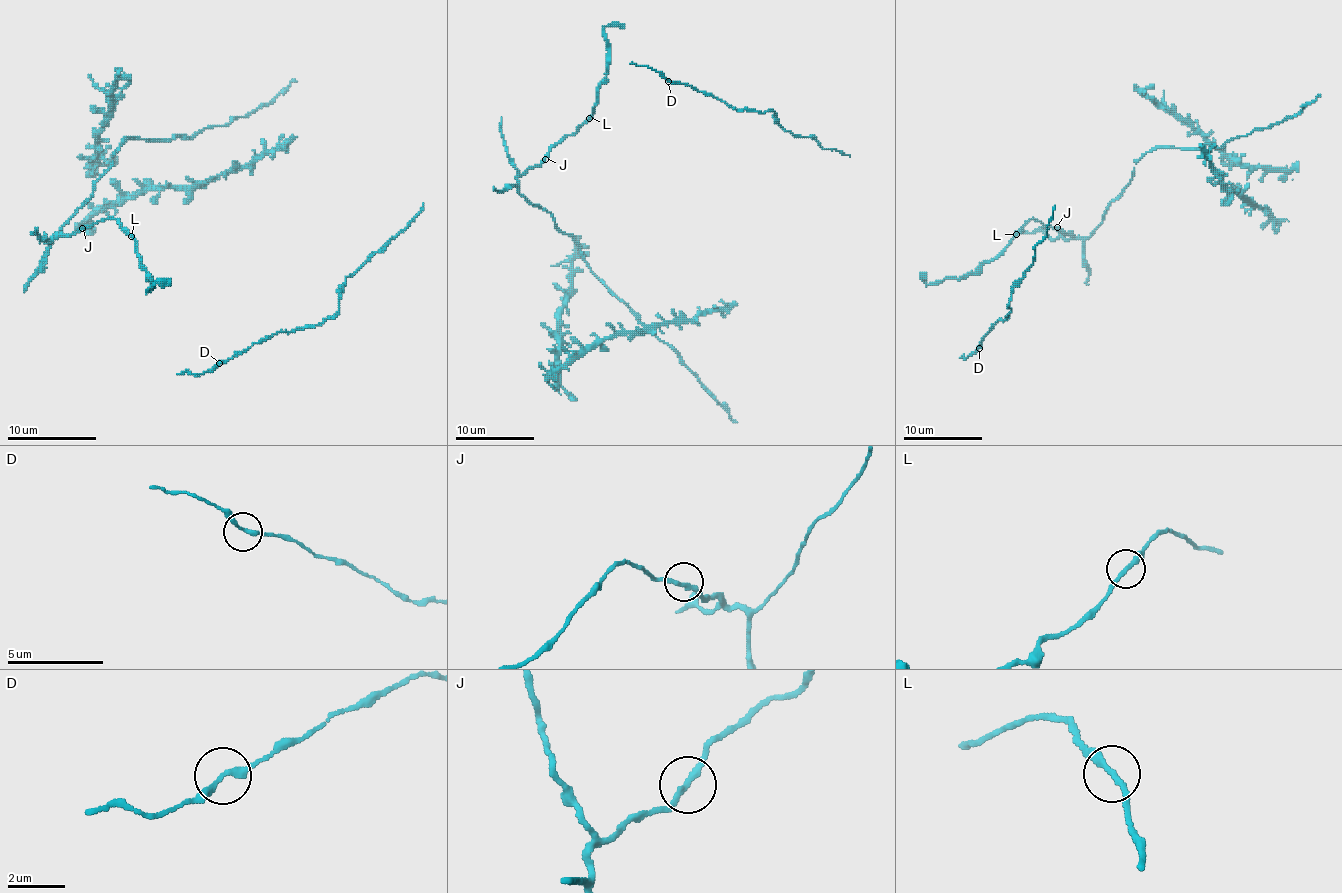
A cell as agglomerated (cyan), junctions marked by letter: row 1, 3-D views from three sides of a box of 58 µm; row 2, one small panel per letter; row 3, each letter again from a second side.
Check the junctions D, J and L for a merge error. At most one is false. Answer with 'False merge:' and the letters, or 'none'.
False merge: none

